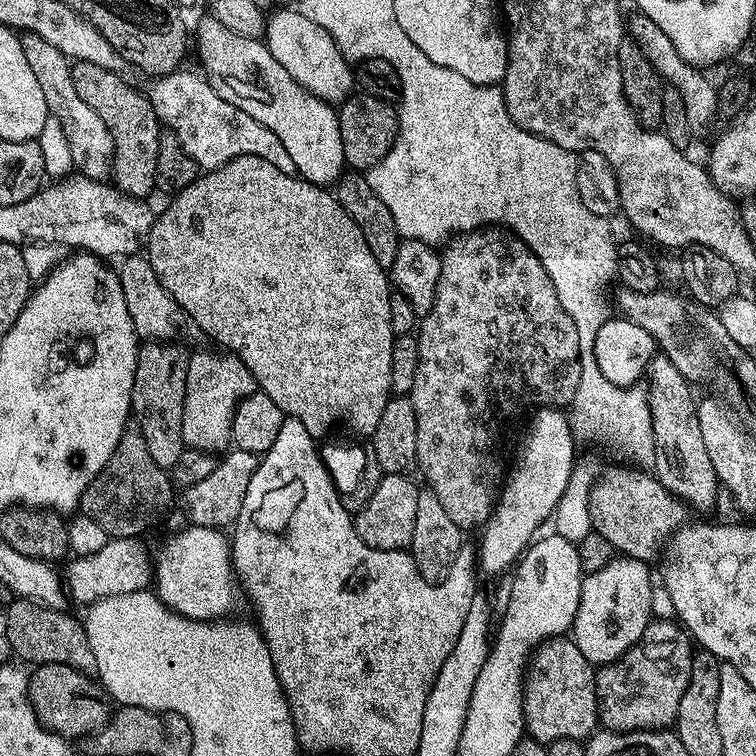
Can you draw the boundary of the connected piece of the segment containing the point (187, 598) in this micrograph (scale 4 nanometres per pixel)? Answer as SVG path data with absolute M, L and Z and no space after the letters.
M197 524L184 526L184 529L177 536L170 537L157 552L154 552L154 591L158 599L171 612L177 612L179 616L185 616L191 620L222 620L231 617L233 615L232 607L236 604L236 592L238 593L238 577L232 567L232 546L229 537L218 528L207 528L206 526L198 526Z

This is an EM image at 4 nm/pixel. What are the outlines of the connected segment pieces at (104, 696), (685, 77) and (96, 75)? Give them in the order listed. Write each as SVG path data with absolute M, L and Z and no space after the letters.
M38 664L31 669L28 677L28 700L43 728L65 738L91 737L109 723L114 712L114 704L108 693L89 673L61 664Z
M635 13L636 16L631 16L627 19L626 30L629 37L635 41L639 49L642 50L655 68L655 72L661 76L661 79L669 87L674 87L678 90L678 94L682 97L682 102L685 103L686 118L689 121L693 137L700 138L707 134L714 116L718 114L719 102L717 100L717 87L715 83L710 82L709 78L703 73L703 69L687 63L678 50L674 47L674 42L670 38L666 38L666 34L659 29L658 24L649 16L643 13Z
M78 60L72 64L74 90L78 90L82 102L86 102L86 106L92 107L94 114L98 114L98 118L102 118L102 122L106 122L106 130L110 130L110 138L112 139L111 183L119 192L125 192L127 196L144 198L147 197L148 191L153 191L156 188L156 163L158 162L158 142L160 141L162 125L157 120L156 112L148 101L147 95L143 91L139 92L134 85L127 84L123 80L124 78L121 73L114 72L110 68L94 66L94 62Z

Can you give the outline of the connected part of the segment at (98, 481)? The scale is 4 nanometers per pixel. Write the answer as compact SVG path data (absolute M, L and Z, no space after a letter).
M132 422L124 429L110 462L106 462L94 482L86 486L80 499L79 511L86 518L94 518L94 522L98 522L102 530L106 530L109 538L140 538L151 524L158 523L167 514L168 507L172 504L172 492L174 493L174 485L171 475L162 466L158 466L158 462L154 462L154 457L146 447L146 438L142 438L140 427Z

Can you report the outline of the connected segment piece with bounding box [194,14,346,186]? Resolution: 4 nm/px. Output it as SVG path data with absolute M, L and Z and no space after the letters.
M212 14L206 16L194 28L194 40L200 43L200 60L212 89L226 98L230 106L246 110L254 122L262 122L266 130L278 134L278 142L286 146L286 154L290 154L290 162L300 179L321 186L335 185L346 171L337 109L299 85L270 54L263 39L243 37L222 26Z

